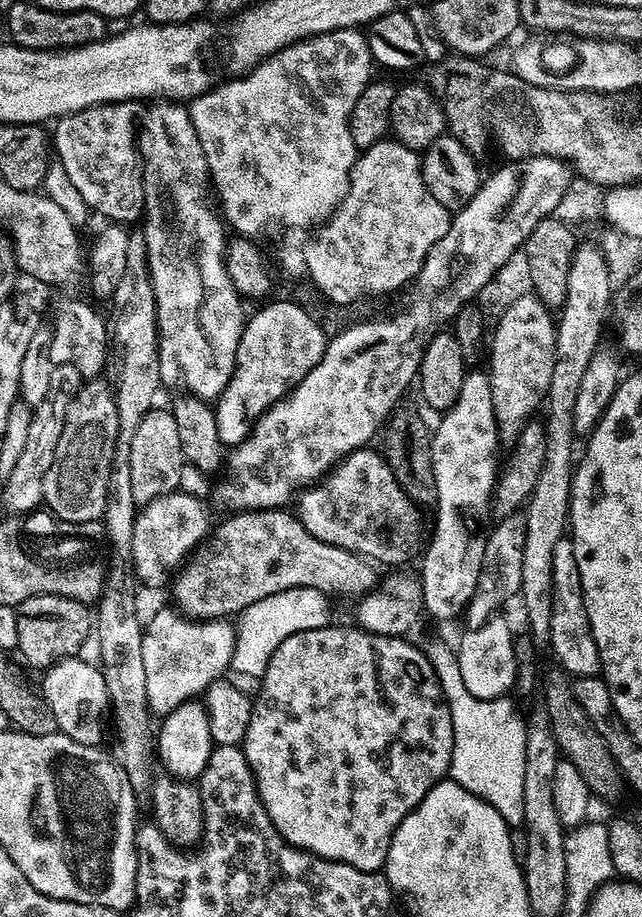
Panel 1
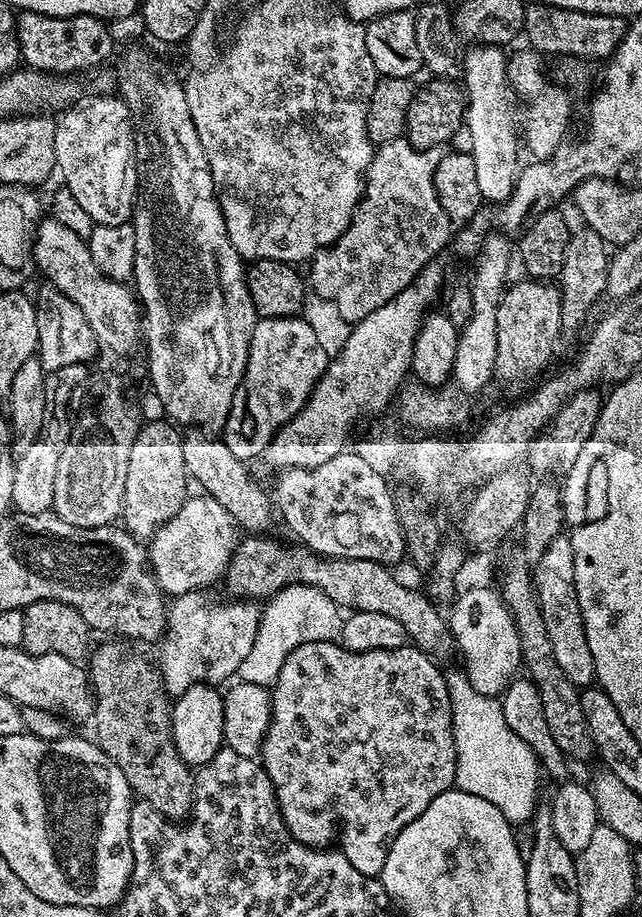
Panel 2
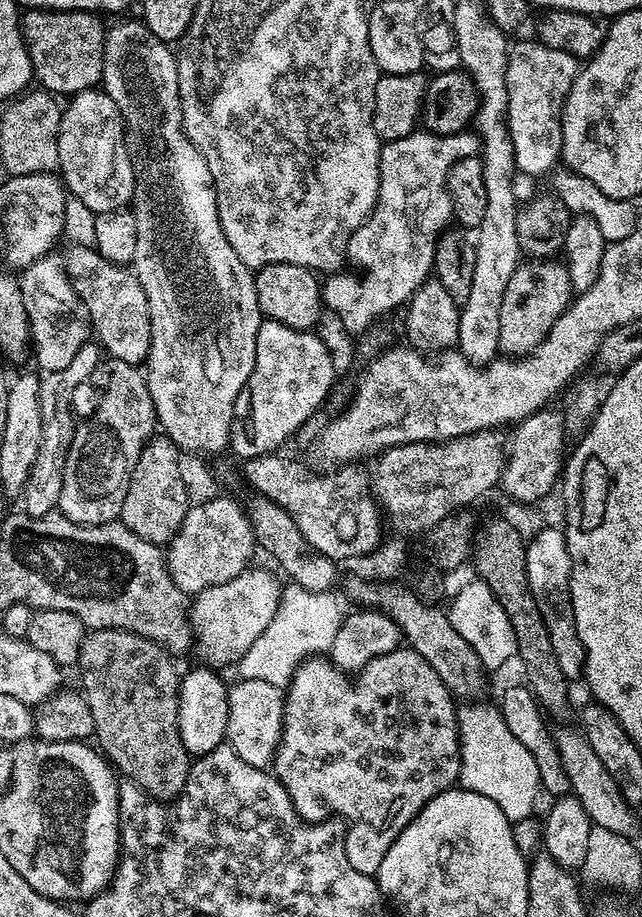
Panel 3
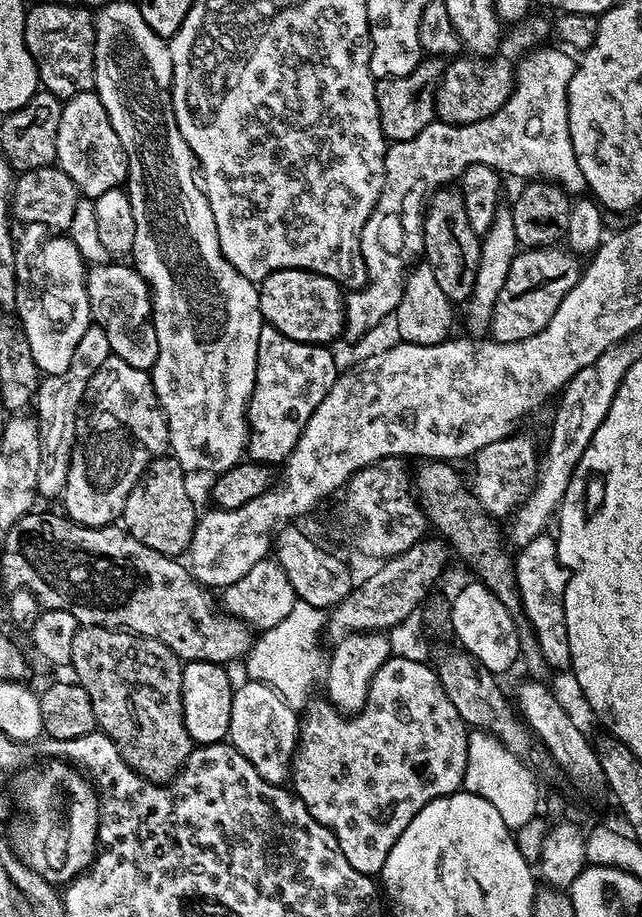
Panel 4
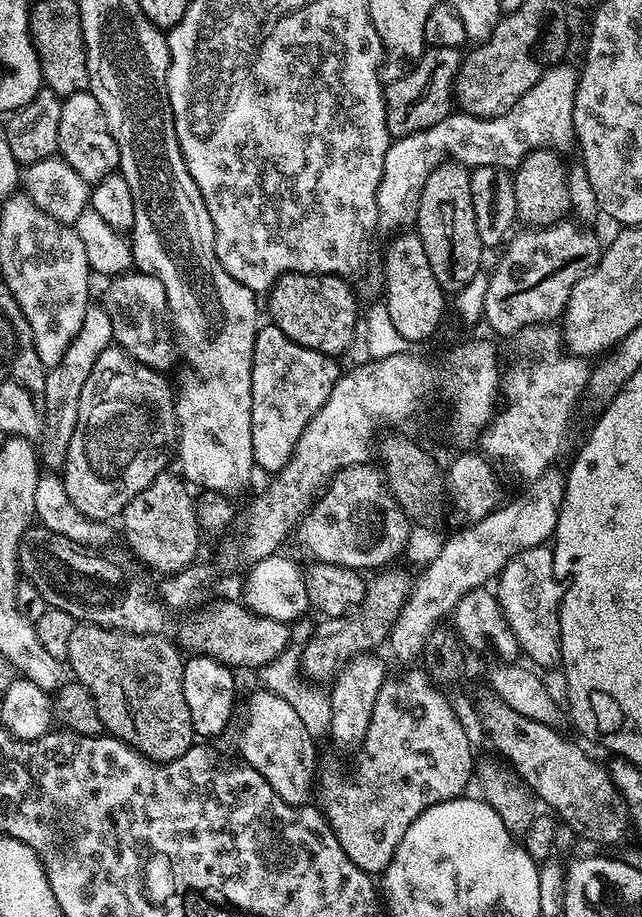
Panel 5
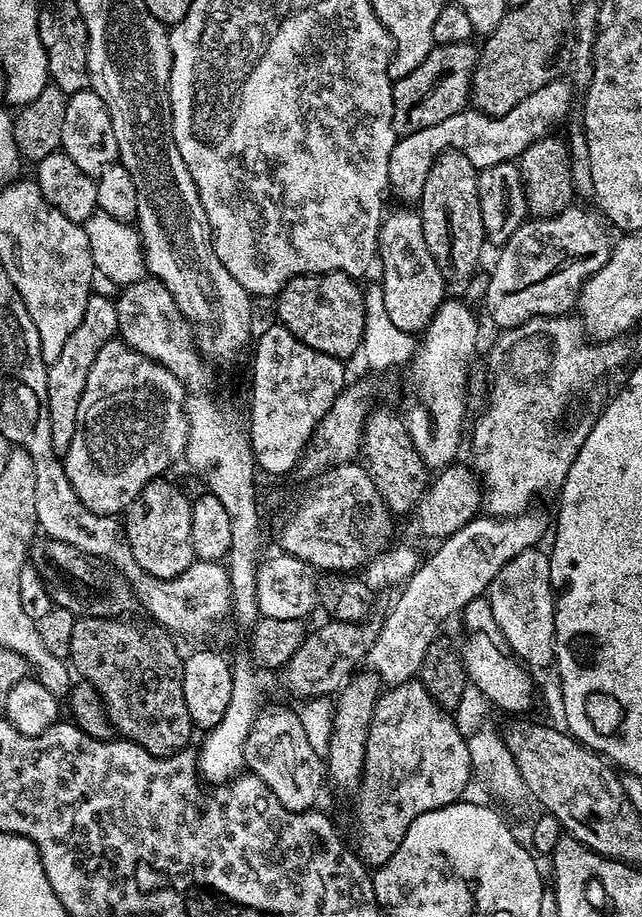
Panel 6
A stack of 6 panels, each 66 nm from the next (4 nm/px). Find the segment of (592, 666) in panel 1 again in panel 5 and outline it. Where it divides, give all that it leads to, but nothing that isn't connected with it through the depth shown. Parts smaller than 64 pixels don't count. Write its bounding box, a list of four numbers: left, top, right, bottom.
[494,546,564,669]

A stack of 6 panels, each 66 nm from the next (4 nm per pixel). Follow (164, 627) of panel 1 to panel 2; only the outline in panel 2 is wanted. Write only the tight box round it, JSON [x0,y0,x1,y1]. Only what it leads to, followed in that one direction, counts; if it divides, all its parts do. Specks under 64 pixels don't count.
[156,591,261,697]

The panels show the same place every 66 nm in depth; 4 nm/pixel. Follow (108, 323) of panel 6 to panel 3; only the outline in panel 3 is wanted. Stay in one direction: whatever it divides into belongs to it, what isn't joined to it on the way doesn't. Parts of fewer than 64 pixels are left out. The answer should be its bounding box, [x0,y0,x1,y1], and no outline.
[22,342,102,516]

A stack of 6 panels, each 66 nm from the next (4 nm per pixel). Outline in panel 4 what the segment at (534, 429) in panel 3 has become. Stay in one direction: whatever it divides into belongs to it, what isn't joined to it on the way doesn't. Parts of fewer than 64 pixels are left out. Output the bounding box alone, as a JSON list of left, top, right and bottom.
[472,434,541,518]

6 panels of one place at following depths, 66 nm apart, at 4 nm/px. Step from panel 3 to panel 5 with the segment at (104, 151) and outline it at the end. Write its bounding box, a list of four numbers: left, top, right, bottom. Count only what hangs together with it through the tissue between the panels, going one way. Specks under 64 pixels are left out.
[58,92,120,186]

